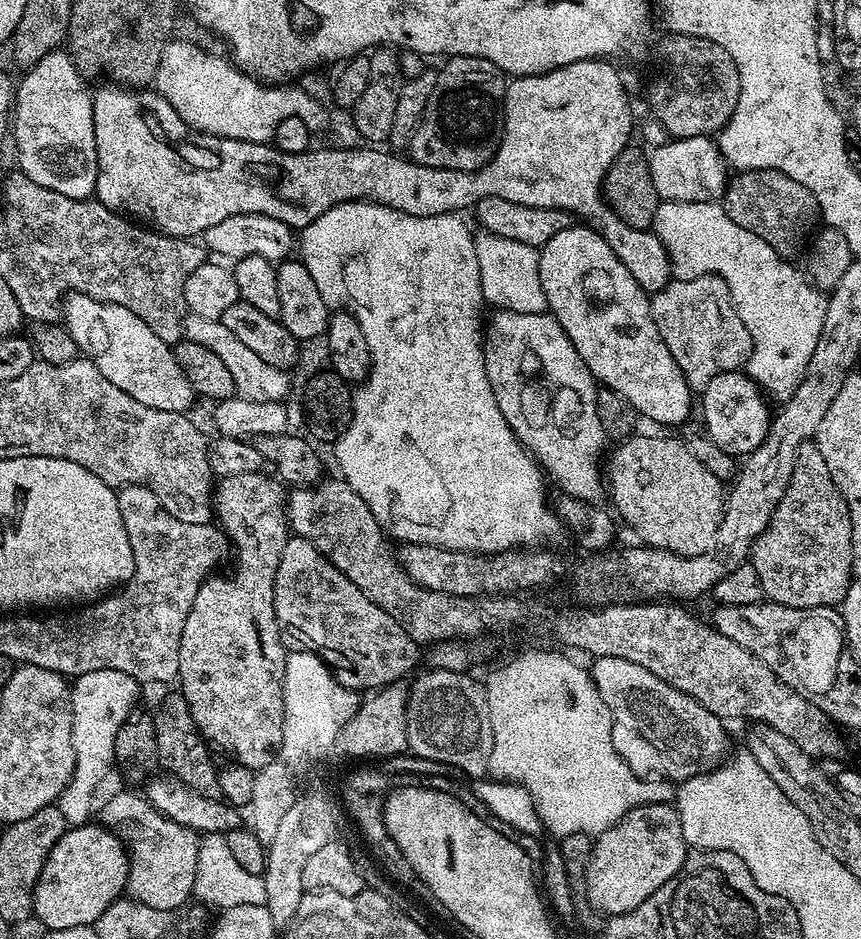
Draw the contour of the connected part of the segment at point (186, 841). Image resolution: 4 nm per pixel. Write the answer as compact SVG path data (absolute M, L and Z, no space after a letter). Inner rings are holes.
M116 792L108 801L104 804L104 809L99 809L98 812L99 823L107 826L111 831L115 832L126 845L126 851L128 854L128 882L126 885L126 892L129 897L135 900L137 903L145 903L146 906L150 906L160 911L173 911L180 910L185 907L193 899L193 888L195 886L195 870L198 866L198 854L201 845L201 837L197 833L190 831L188 828L183 828L178 822L171 820L169 816L163 816L163 814L152 805L147 795L141 794L140 796L136 792Z

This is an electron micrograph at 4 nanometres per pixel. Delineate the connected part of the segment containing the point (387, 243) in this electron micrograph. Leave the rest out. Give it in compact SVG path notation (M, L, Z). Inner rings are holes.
M347 200L336 204L326 214L314 218L312 224L306 225L298 240L298 256L310 270L310 278L318 286L318 294L328 303L329 309L340 310L347 306L356 317L362 334L366 334L366 346L370 346L372 366L363 382L355 385L352 394L352 421L340 439L335 441L336 460L340 463L339 475L370 506L370 514L384 527L389 537L400 542L413 544L433 544L439 548L449 548L459 552L477 554L495 554L536 546L539 540L548 540L562 525L557 513L548 505L548 492L544 489L545 473L532 459L531 452L521 444L520 439L510 430L502 410L498 410L498 398L486 378L484 361L484 333L486 315L484 316L484 296L496 310L514 310L518 314L538 314L548 307L546 294L542 290L542 278L538 274L539 251L526 242L514 242L514 238L502 238L498 234L477 231L476 244L472 241L472 232L464 221L463 215L455 212L437 216L415 216L387 208L385 204L374 204L370 200Z

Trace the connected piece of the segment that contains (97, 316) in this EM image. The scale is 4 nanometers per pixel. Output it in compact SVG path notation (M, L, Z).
M70 292L65 295L62 301L62 323L67 328L74 342L80 348L81 353L88 358L102 359L100 373L102 378L107 378L118 386L118 390L126 390L130 398L135 398L137 402L142 402L142 406L154 406L154 410L170 410L171 412L189 411L194 393L190 382L186 382L186 374L182 374L182 366L178 366L175 351L134 310L126 310L126 306L118 306L110 302L95 300L85 294L85 292Z

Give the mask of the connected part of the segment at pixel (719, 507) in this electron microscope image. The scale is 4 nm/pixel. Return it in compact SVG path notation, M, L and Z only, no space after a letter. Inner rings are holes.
M633 434L626 440L621 440L615 445L616 448L609 458L608 464L606 460L606 492L610 497L612 495L611 507L614 509L615 515L621 521L625 520L638 535L641 536L643 543L650 548L661 548L667 552L677 552L680 556L697 556L708 549L708 545L716 539L722 528L724 519L724 502L726 499L725 485L718 478L714 478L714 474L710 474L710 470L706 470L706 466L702 466L702 462L698 462L698 458L694 458L694 454L679 439L676 440L672 436L640 436L641 434Z

